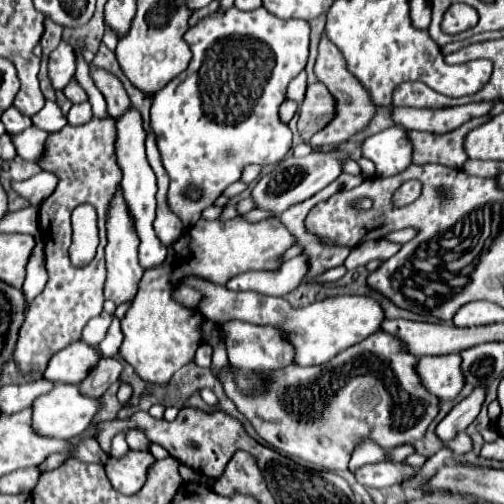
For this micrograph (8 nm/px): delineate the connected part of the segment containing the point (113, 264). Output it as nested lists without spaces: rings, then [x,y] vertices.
[[[119,185],[115,195],[113,195],[113,201],[109,203],[109,211],[107,211],[107,247],[105,247],[105,259],[107,259],[105,299],[115,301],[117,305],[121,305],[123,301],[135,297],[139,279],[143,277],[143,269],[141,269],[139,257],[137,257],[137,245],[139,245],[137,229],[135,229],[133,217],[129,213],[129,207],[125,205],[123,189]]]

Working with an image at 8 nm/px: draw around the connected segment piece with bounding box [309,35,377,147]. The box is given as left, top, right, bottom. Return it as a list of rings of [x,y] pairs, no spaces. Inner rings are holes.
[[[325,35],[321,39],[321,43],[319,43],[319,57],[317,57],[317,63],[315,63],[315,75],[337,97],[337,117],[325,129],[321,129],[321,133],[313,135],[309,139],[309,143],[313,147],[335,147],[335,145],[345,143],[347,139],[351,139],[359,131],[363,131],[369,125],[369,121],[375,117],[377,105],[373,103],[369,91],[357,81],[357,77],[353,77],[347,71],[347,63],[345,63],[343,53],[339,53],[339,49]]]

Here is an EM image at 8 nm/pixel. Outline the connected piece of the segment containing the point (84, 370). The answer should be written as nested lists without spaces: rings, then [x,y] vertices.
[[[77,341],[51,357],[43,373],[43,379],[51,383],[77,385],[87,377],[89,369],[97,365],[97,361],[99,361],[99,355],[95,353],[95,349],[83,341]]]

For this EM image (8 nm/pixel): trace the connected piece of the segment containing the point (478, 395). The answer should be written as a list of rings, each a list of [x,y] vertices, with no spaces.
[[[477,387],[469,397],[465,397],[463,401],[459,401],[459,403],[451,409],[451,413],[435,427],[437,437],[439,437],[443,443],[447,443],[447,441],[455,439],[457,433],[465,431],[467,425],[471,425],[471,421],[477,417],[483,399],[485,399],[485,387]]]

